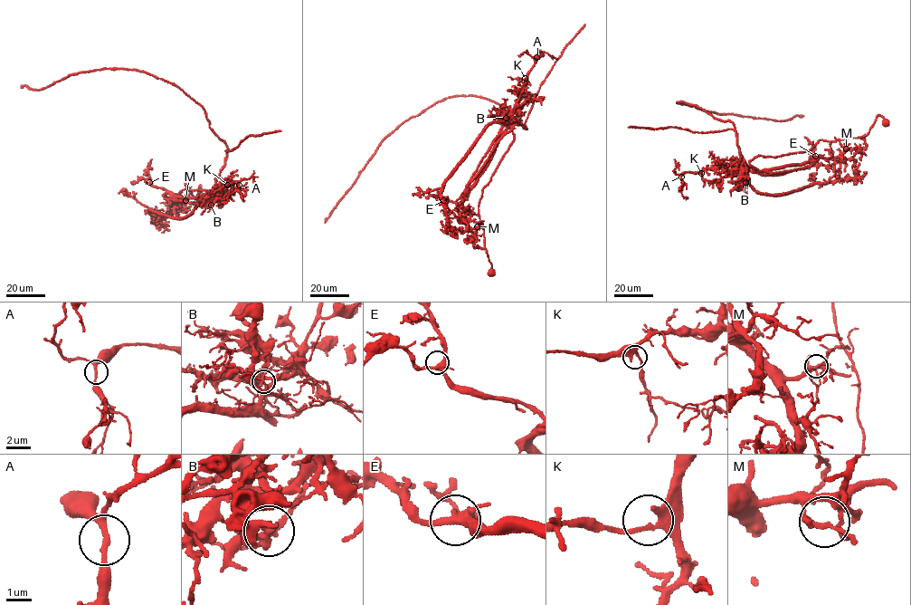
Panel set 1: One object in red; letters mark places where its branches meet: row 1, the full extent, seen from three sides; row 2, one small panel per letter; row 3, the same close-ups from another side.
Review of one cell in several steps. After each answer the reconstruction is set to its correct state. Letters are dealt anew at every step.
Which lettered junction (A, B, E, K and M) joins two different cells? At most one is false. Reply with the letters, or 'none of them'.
B

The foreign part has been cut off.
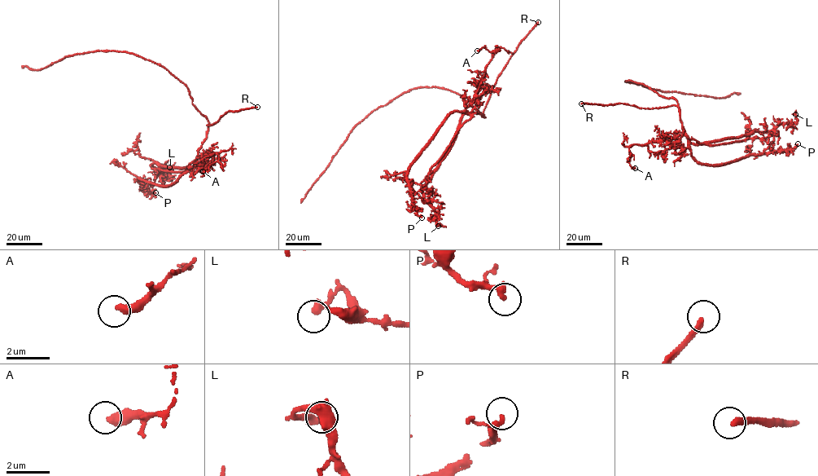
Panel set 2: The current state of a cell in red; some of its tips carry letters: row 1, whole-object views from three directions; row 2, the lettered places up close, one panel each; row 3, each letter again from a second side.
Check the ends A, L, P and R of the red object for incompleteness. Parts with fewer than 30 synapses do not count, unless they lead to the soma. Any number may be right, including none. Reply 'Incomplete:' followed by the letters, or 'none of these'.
Incomplete: R

